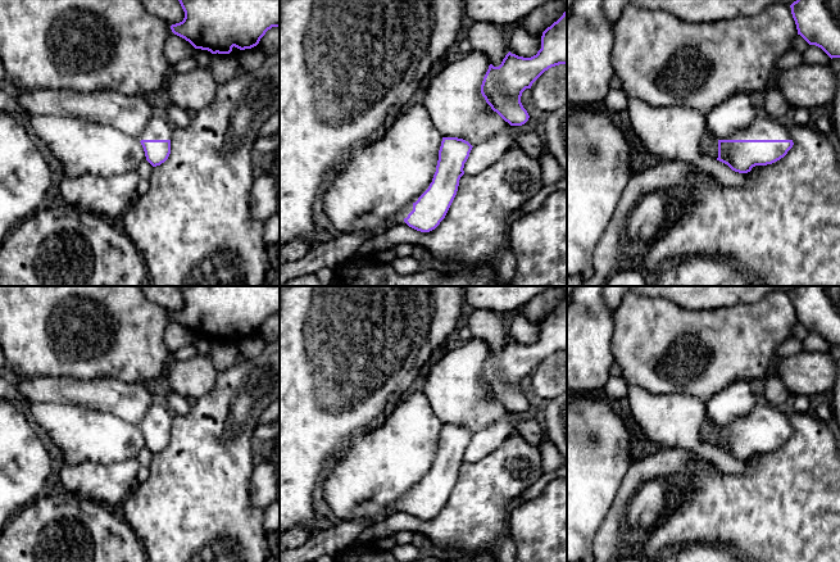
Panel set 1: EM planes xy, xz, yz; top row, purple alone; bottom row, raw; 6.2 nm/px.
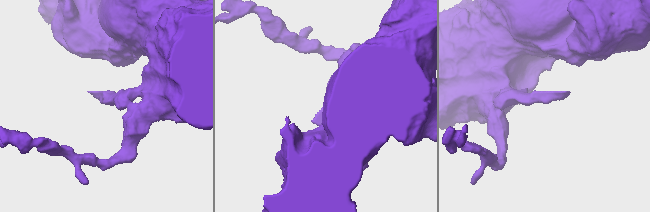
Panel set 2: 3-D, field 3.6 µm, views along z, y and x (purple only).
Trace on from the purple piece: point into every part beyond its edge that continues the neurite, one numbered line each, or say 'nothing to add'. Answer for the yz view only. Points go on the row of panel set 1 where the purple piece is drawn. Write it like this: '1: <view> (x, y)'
1: yz (763, 127)

